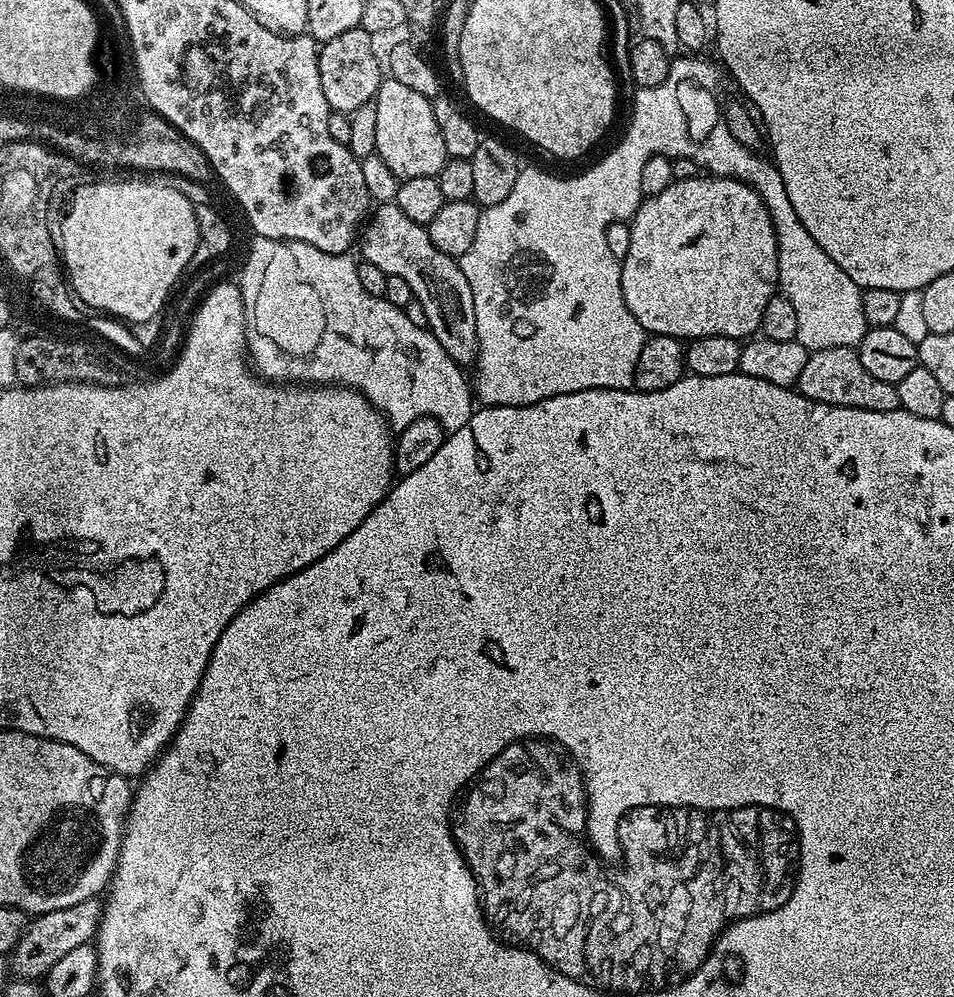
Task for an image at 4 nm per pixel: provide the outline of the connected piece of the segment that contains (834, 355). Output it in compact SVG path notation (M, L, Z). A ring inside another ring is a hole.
M833 346L830 349L809 352L806 364L795 383L795 387L808 400L816 404L833 404L843 408L895 412L900 408L898 390L890 382L882 382L866 370L856 348Z

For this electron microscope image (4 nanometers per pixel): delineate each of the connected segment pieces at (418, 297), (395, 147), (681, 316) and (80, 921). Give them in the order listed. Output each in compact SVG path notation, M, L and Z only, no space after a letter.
M384 202L379 206L381 208L377 212L375 209L371 213L370 219L363 225L362 235L358 240L358 248L364 251L363 259L381 268L388 276L402 278L410 285L413 301L417 305L420 303L420 308L424 311L425 321L423 320L423 323L432 336L438 338L438 342L442 346L442 350L446 350L446 354L450 354L454 358L475 357L476 351L480 349L480 343L478 342L478 326L474 318L474 294L470 290L470 282L466 278L466 274L462 274L459 259L442 254L442 250L438 250L438 246L434 246L434 242L430 242L427 227L406 218L406 214L402 214L402 210L395 202Z
M384 78L381 79L374 103L378 114L375 155L380 156L390 168L390 173L399 181L436 177L450 157L446 150L446 142L442 142L438 122L434 119L432 100L415 90L410 90L410 86L405 86L403 82Z
M701 174L689 180L673 180L672 184L666 186L666 190L657 196L641 199L640 208L632 215L630 221L630 250L626 250L626 258L620 265L620 273L622 298L626 298L626 306L630 306L630 314L638 318L645 333L653 336L675 336L681 342L691 342L703 336L729 336L739 341L751 337L759 329L762 314L766 310L766 302L770 302L770 298L777 295L780 282L778 242L764 199L749 184L733 180L731 176L717 178L712 174Z
M93 898L78 902L78 906L39 913L24 929L22 938L10 953L11 971L22 980L39 981L44 978L51 967L69 954L70 950L89 943L95 937L96 927L100 925L101 911L101 901Z

